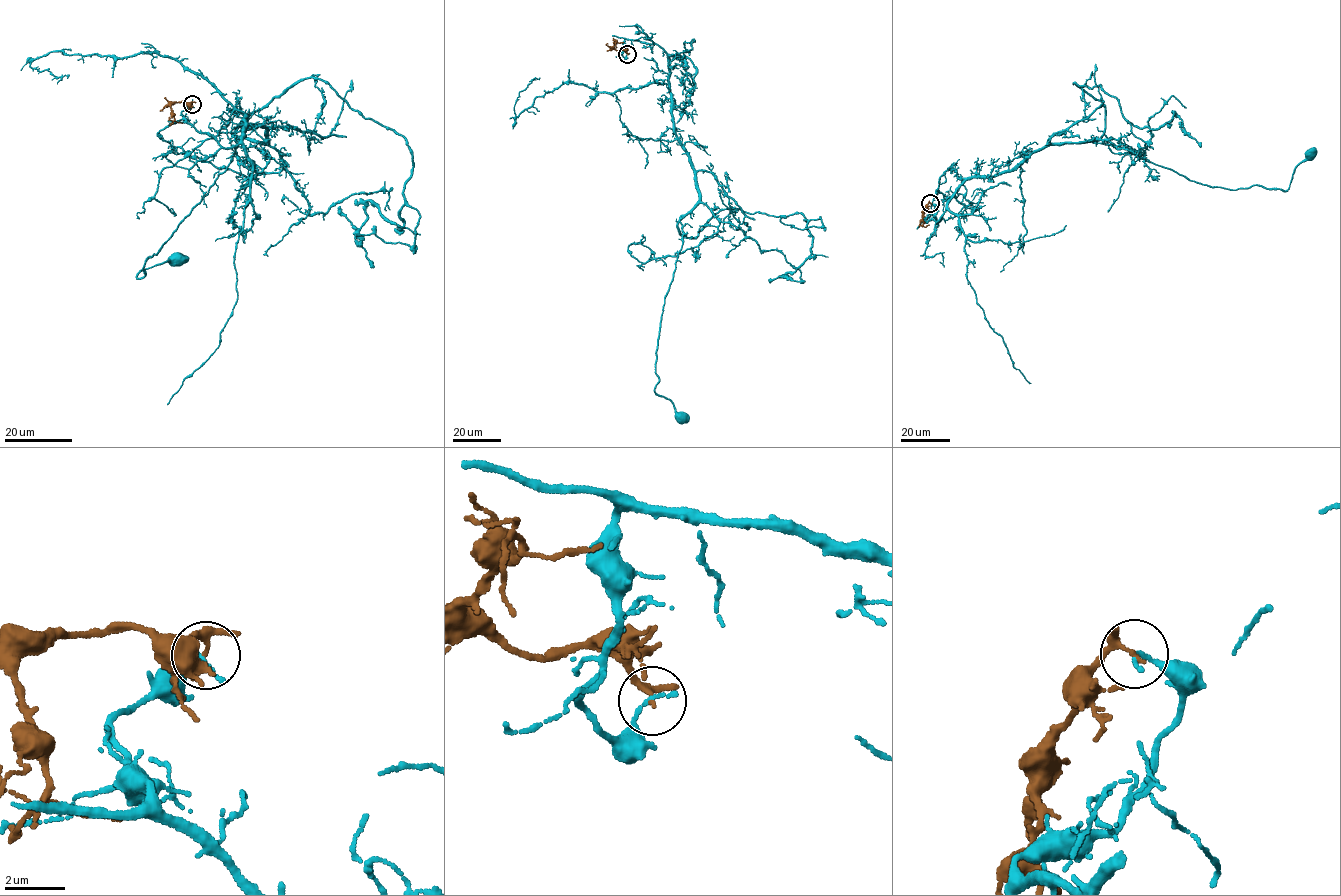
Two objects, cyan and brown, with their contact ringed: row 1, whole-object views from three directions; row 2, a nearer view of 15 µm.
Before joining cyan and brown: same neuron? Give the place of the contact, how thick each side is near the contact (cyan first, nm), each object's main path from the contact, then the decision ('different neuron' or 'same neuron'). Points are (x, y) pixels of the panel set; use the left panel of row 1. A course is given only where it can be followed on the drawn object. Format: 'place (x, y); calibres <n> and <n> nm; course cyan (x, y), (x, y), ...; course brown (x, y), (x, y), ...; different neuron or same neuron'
place (192, 104); calibres 130 and 160 nm; course cyan (192, 104), (184, 119), (223, 147), (245, 117), (266, 139), (235, 140), (137, 276), (180, 260); course brown (192, 104), (175, 102), (171, 104), (171, 124); different neuron

